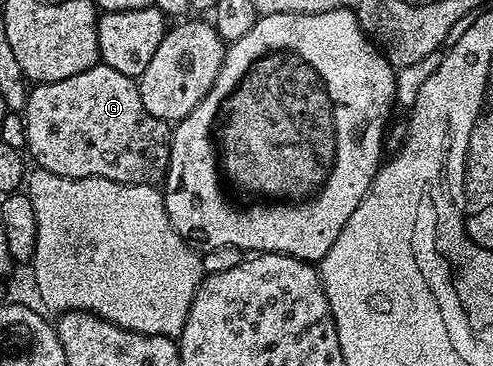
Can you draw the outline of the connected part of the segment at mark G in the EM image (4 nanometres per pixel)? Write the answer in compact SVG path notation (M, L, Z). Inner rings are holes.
M99 63L88 71L80 71L80 75L72 75L72 79L35 84L26 95L24 120L26 149L32 161L34 156L33 164L44 171L52 171L52 175L103 177L129 185L154 185L165 178L170 162L171 126L148 115L140 100L137 80L120 75L120 71L112 67Z

